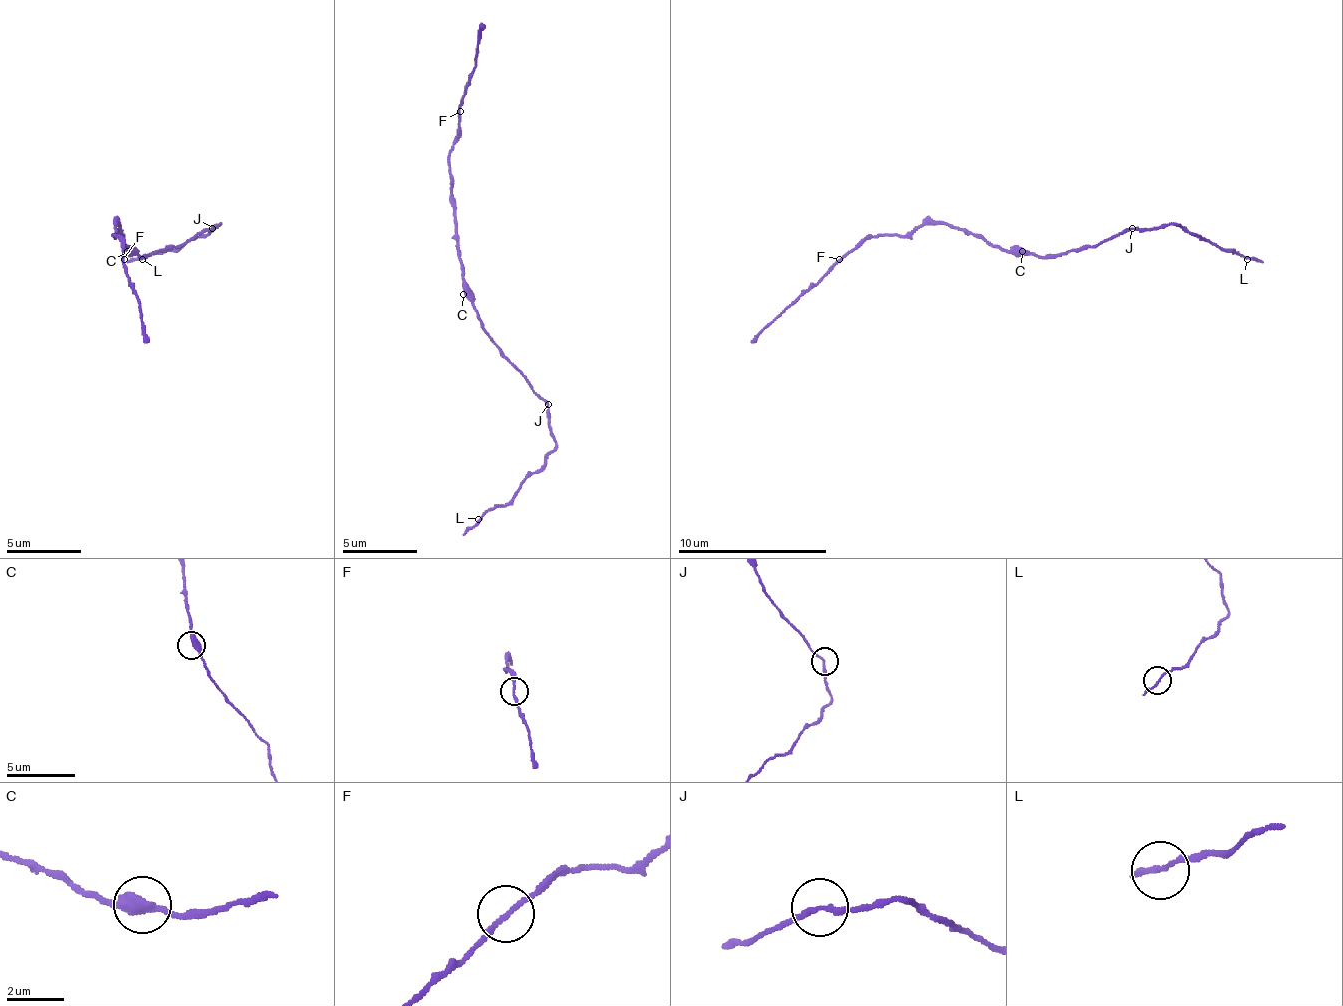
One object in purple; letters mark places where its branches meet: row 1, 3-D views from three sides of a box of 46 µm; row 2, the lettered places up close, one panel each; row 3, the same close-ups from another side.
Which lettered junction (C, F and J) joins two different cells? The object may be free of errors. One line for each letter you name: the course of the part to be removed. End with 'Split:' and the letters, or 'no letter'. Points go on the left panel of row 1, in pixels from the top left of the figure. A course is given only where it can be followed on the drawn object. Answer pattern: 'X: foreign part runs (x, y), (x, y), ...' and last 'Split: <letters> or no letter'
J: foreign part runs (213, 229), (168, 251), (157, 251), (127, 263)
Split: J

